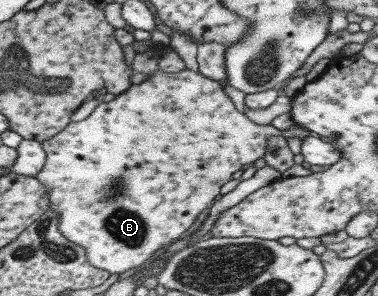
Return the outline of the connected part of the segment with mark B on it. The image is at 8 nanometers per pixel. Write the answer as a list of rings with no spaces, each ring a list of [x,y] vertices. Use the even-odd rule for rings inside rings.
[[[187,68],[175,73],[155,70],[149,73],[143,82],[131,84],[123,93],[115,95],[112,101],[99,103],[85,119],[69,122],[53,137],[40,142],[45,152],[45,161],[34,178],[39,180],[39,183],[43,184],[47,190],[49,208],[59,214],[59,225],[57,225],[59,232],[69,239],[69,242],[83,247],[85,258],[93,267],[106,271],[108,274],[119,274],[146,264],[172,242],[190,232],[197,225],[195,219],[198,219],[200,213],[207,212],[213,199],[219,195],[219,187],[232,179],[231,175],[243,165],[249,165],[256,159],[261,159],[263,151],[267,149],[267,139],[273,135],[280,136],[281,130],[271,124],[258,125],[249,121],[244,114],[234,109],[234,104],[219,84],[203,77],[199,72]]]

